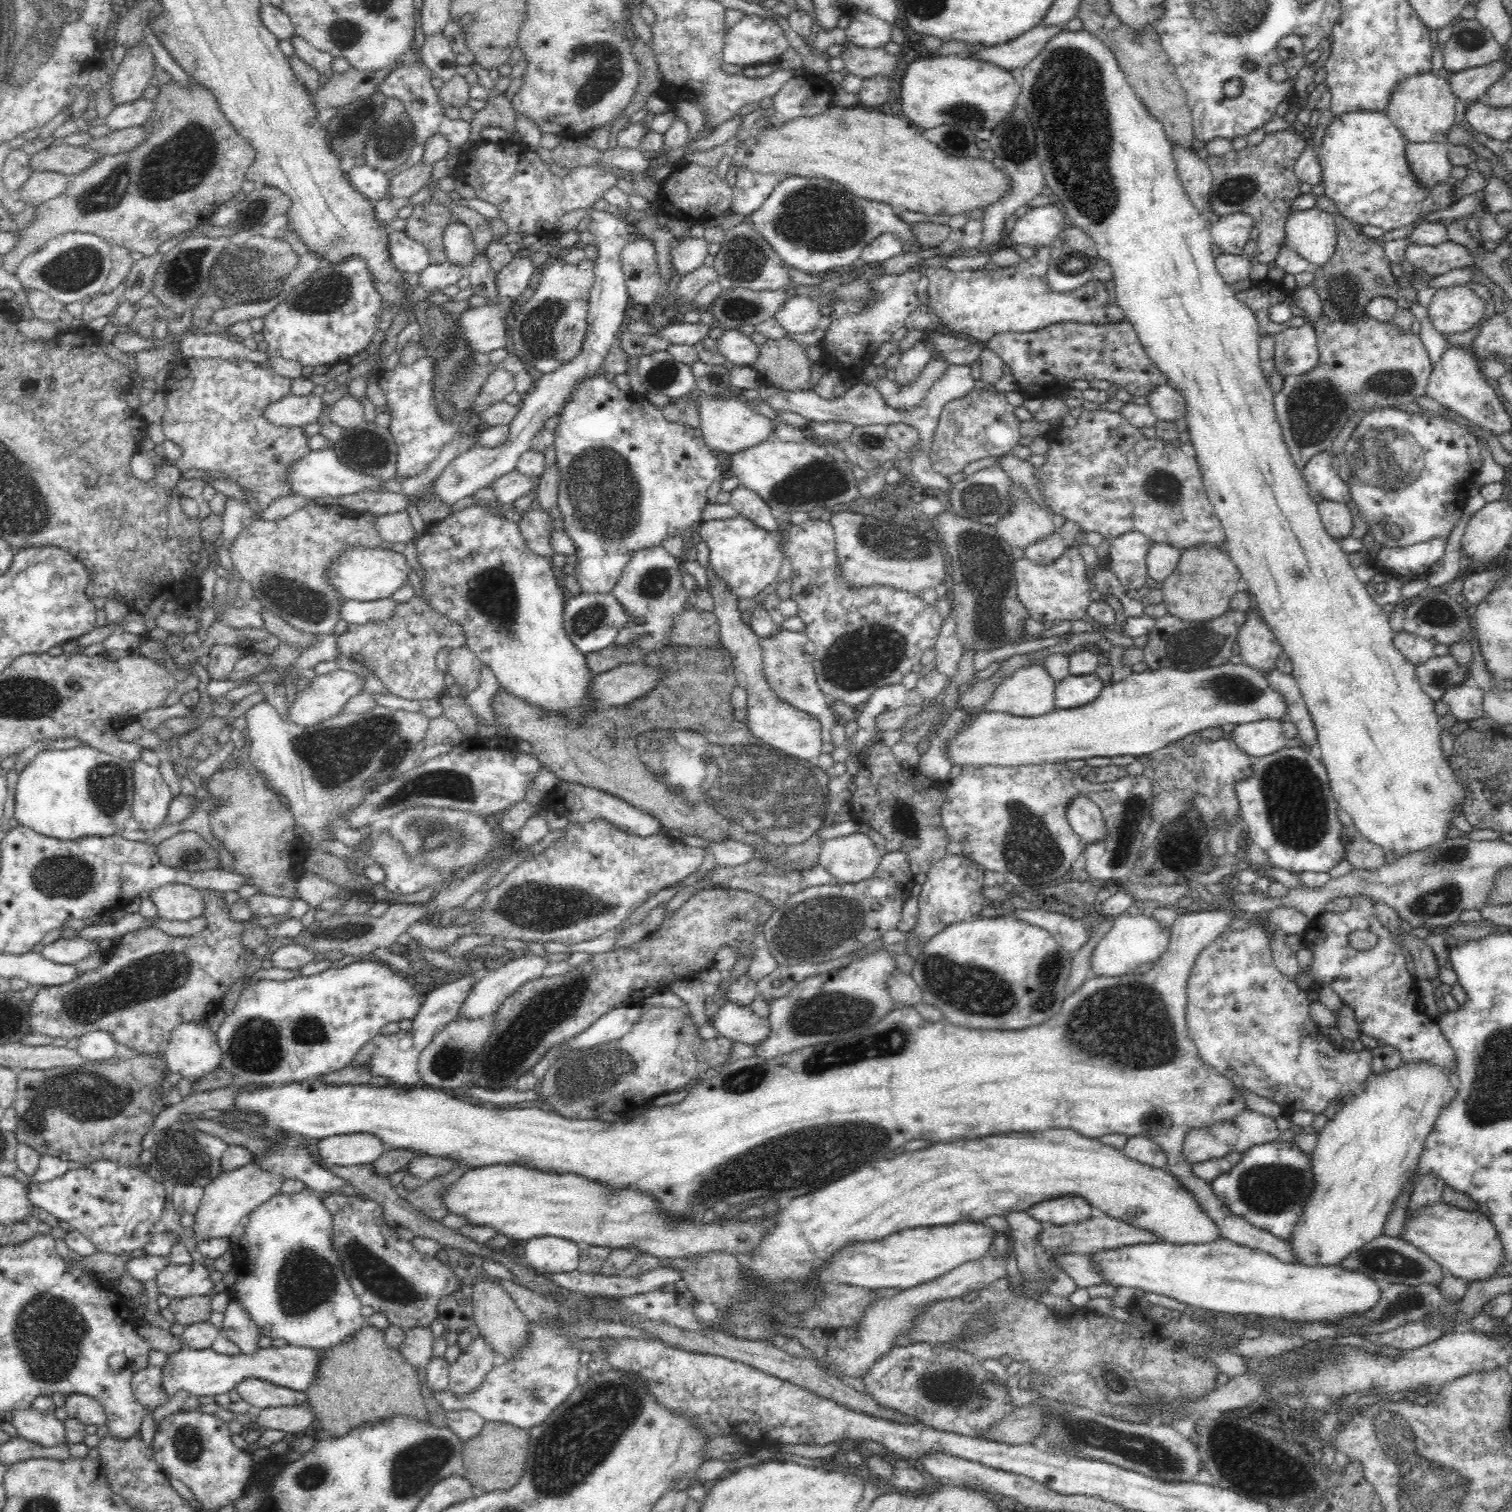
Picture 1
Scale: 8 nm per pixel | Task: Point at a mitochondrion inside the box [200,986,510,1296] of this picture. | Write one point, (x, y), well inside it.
(255, 1047)

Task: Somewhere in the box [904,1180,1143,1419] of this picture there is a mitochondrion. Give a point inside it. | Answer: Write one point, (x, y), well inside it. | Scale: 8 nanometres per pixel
(952, 1388)

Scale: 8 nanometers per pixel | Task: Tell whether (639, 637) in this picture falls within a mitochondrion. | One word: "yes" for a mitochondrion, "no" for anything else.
yes

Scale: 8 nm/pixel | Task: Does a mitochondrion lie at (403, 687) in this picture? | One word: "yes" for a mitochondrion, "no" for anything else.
no

